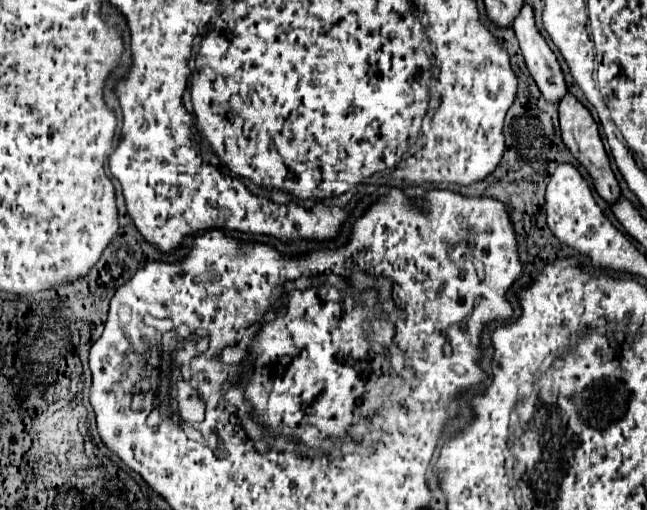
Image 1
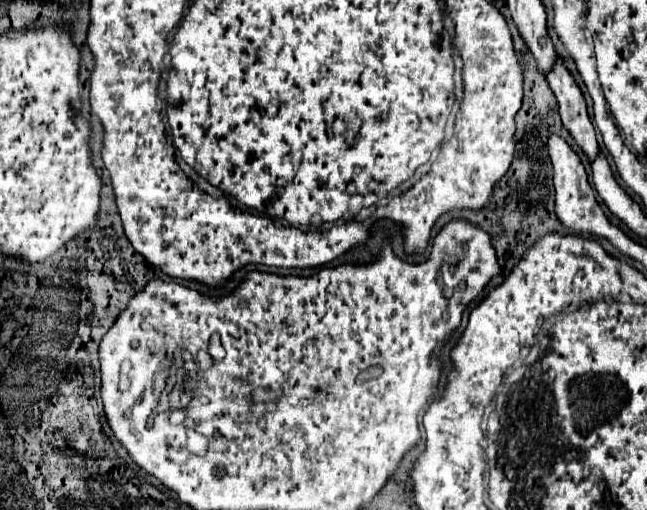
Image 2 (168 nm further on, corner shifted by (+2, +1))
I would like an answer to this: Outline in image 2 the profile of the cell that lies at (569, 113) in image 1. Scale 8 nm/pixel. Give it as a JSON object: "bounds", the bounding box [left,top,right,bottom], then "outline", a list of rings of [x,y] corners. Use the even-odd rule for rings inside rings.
{"bounds":[546,60,600,160],"outline":[[[564,60],[554,62],[552,70],[546,74],[546,80],[558,98],[560,118],[562,118],[564,128],[568,128],[568,132],[574,136],[578,146],[592,160],[600,152],[598,142],[596,142],[596,132],[594,132],[594,126],[588,118],[584,96],[578,88],[574,76],[564,66]]]}

